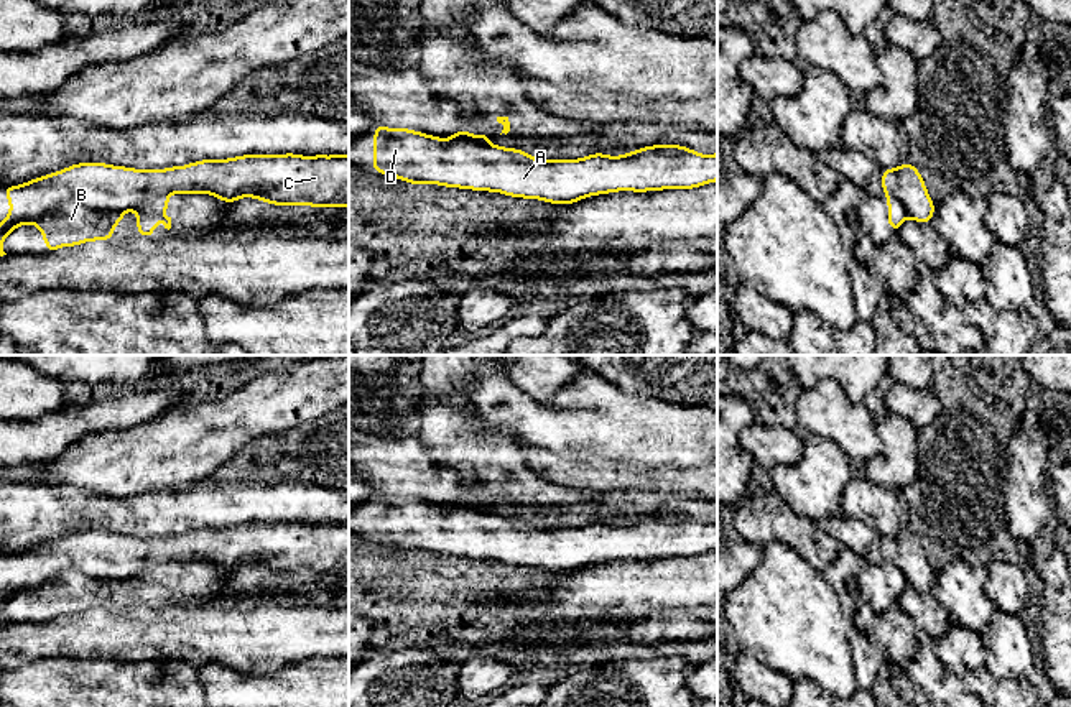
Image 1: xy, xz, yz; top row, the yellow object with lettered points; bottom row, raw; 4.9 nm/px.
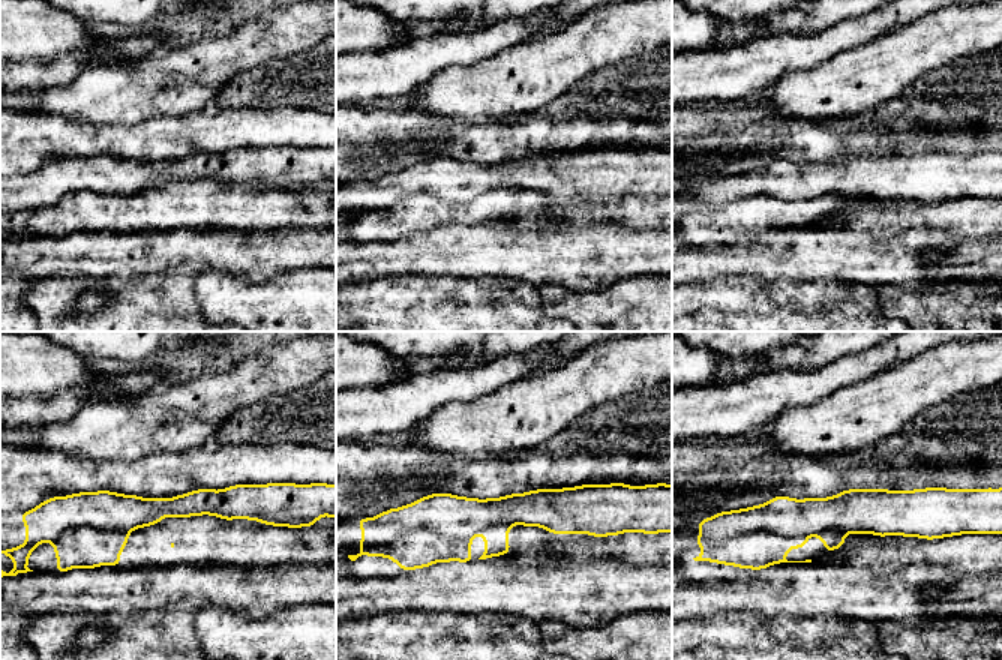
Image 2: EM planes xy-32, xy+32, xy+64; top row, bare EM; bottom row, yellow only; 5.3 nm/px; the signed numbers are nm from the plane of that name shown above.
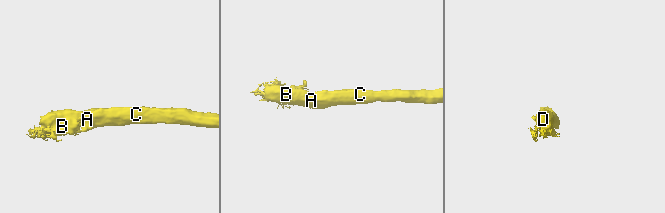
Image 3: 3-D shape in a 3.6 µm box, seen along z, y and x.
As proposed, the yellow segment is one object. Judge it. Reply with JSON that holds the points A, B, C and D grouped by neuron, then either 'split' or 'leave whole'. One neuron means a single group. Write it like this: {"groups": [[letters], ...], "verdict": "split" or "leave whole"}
{"groups": [["A", "C", "D"], ["B"]], "verdict": "split"}

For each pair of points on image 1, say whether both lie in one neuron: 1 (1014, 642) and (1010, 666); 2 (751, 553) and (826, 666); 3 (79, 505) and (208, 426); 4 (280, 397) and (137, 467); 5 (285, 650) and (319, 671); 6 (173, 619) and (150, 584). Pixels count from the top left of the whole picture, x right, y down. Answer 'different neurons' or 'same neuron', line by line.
1: same neuron
2: different neurons
3: different neurons
4: same neuron
5: different neurons
6: different neurons

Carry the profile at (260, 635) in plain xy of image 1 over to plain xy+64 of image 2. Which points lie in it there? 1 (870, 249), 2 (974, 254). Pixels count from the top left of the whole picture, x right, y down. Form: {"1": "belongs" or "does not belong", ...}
{"1": "belongs", "2": "belongs"}

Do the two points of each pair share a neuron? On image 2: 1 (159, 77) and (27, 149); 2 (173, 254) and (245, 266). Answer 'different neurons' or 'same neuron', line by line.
1: different neurons
2: same neuron

